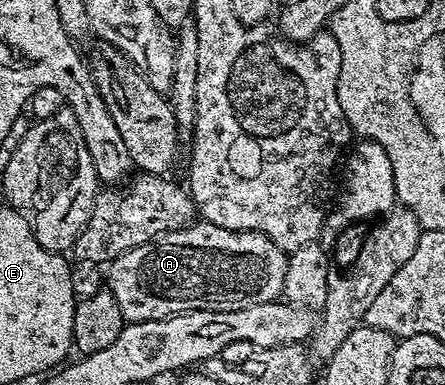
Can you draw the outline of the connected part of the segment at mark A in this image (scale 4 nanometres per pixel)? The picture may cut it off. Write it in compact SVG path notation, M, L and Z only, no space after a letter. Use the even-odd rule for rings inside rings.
M195 221L188 227L165 232L146 244L136 245L110 261L108 290L116 297L116 305L120 305L120 313L127 324L167 319L185 311L248 309L248 305L273 303L282 295L287 258L287 252L260 233L220 229L220 225Z

